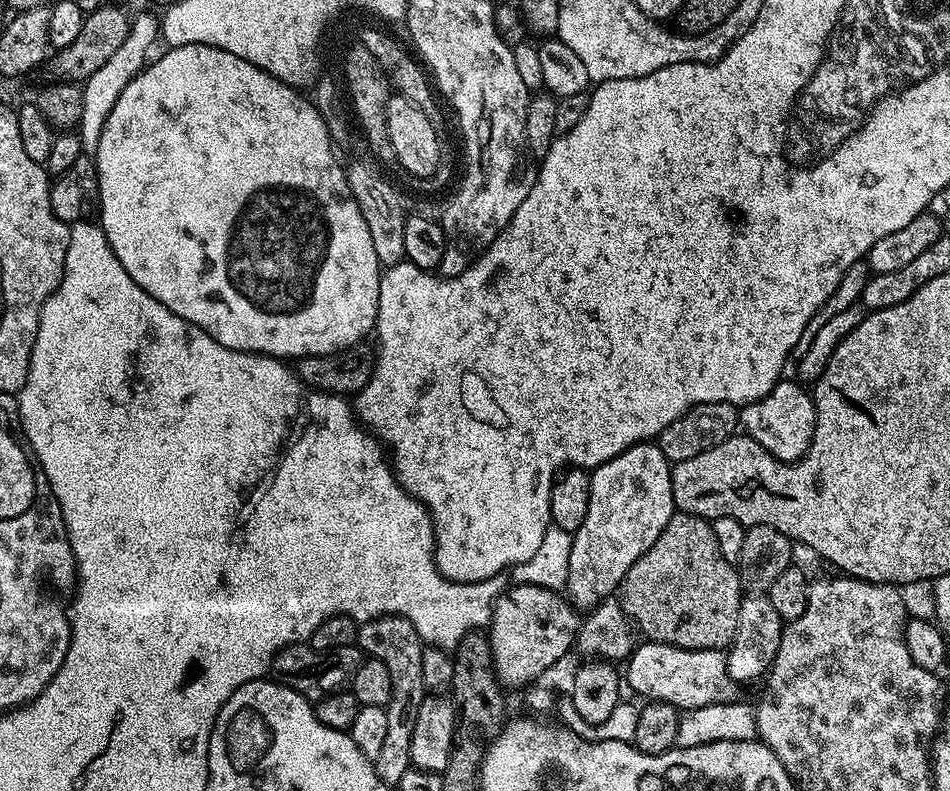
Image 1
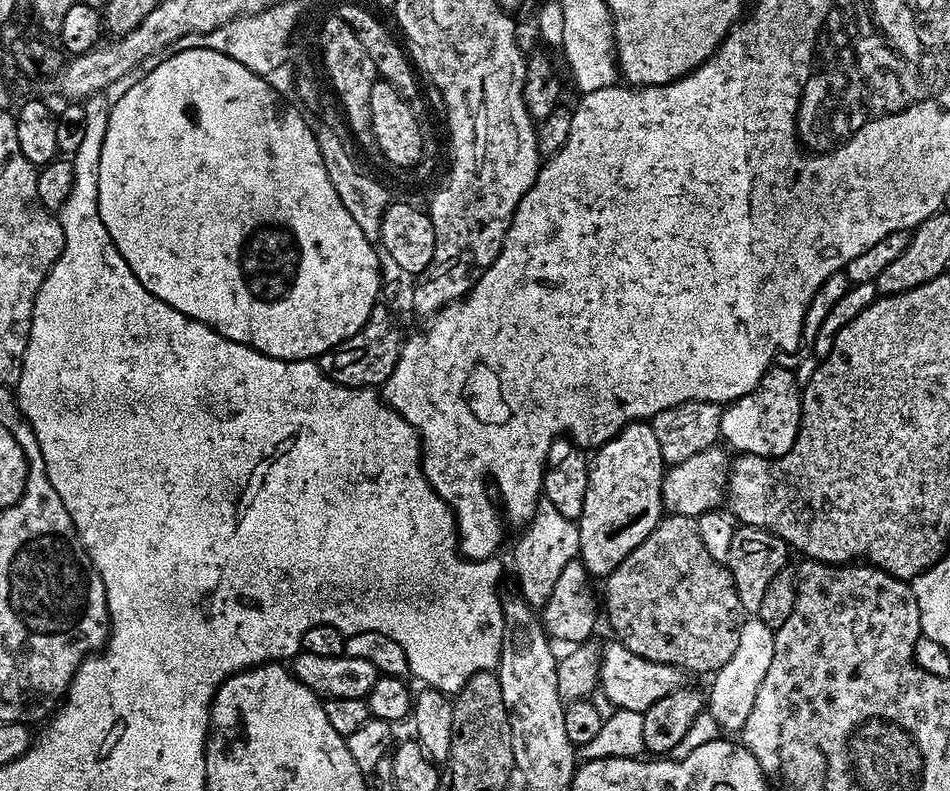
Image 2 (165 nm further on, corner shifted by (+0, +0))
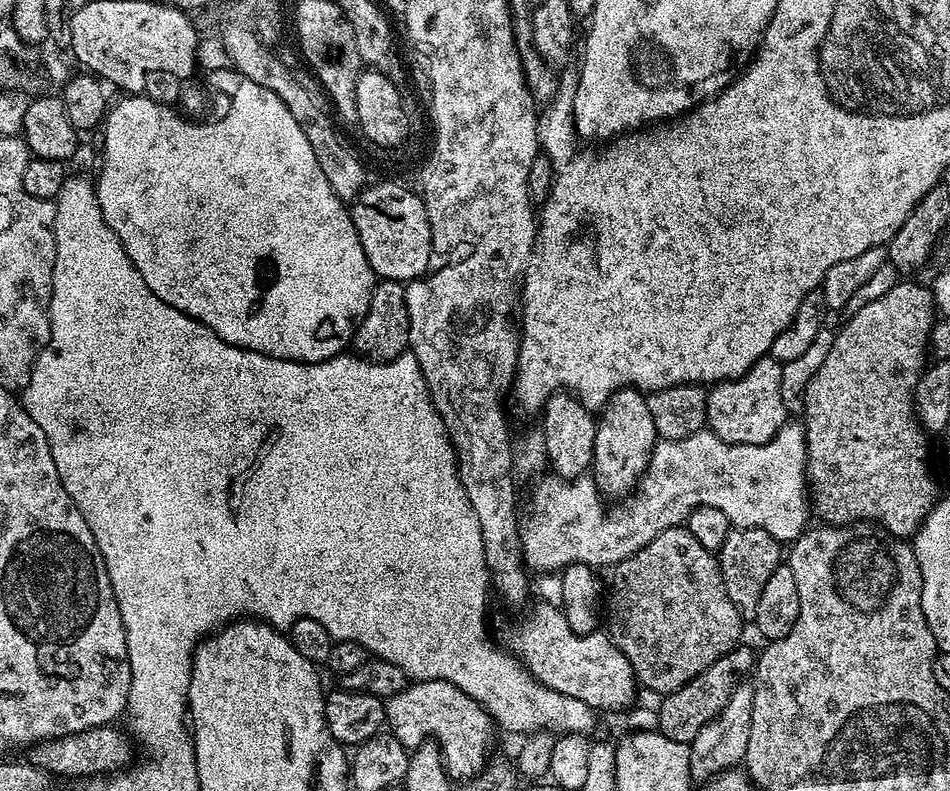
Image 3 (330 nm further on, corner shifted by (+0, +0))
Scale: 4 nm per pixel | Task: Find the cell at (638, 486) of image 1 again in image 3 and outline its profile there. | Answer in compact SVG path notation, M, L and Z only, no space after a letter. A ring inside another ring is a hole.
M619 388L599 409L594 434L591 475L605 498L623 498L636 486L656 449L654 418L650 418L648 397L638 388Z

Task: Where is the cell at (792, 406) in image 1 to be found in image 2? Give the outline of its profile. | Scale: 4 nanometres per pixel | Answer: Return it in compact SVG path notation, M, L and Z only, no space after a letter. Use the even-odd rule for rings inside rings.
M791 367L769 368L754 391L724 408L720 427L723 443L729 449L732 447L733 453L745 456L785 456L794 446L794 438L800 429L801 395L801 385L797 384L796 373Z

